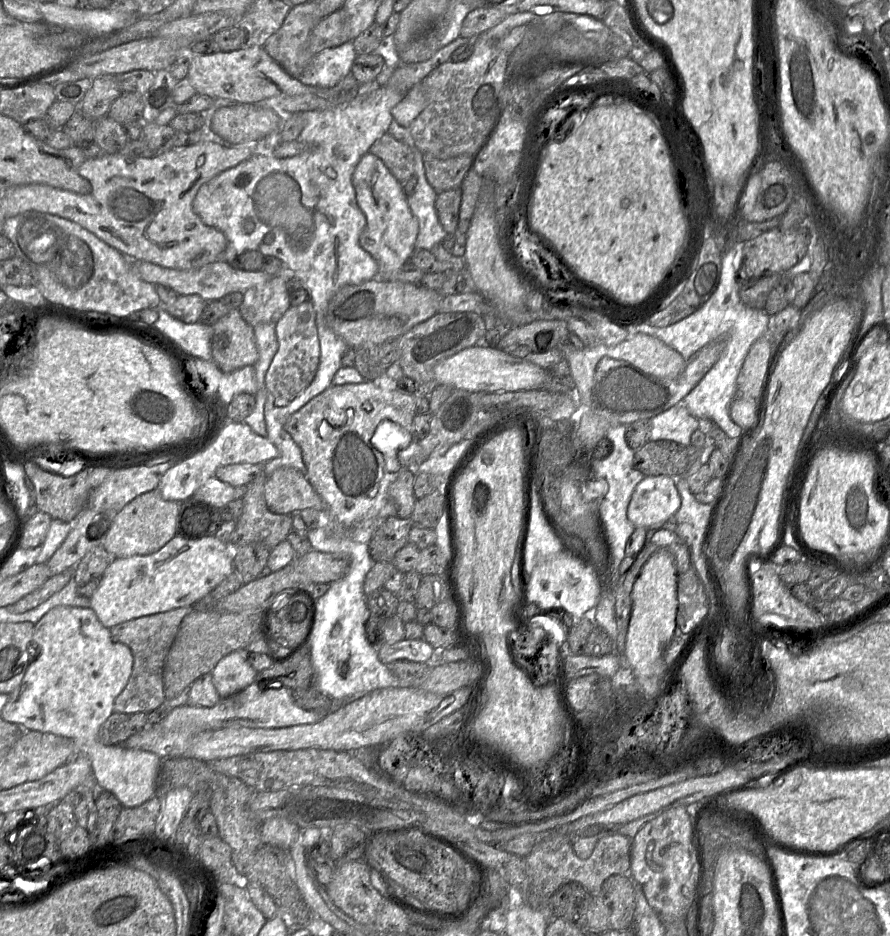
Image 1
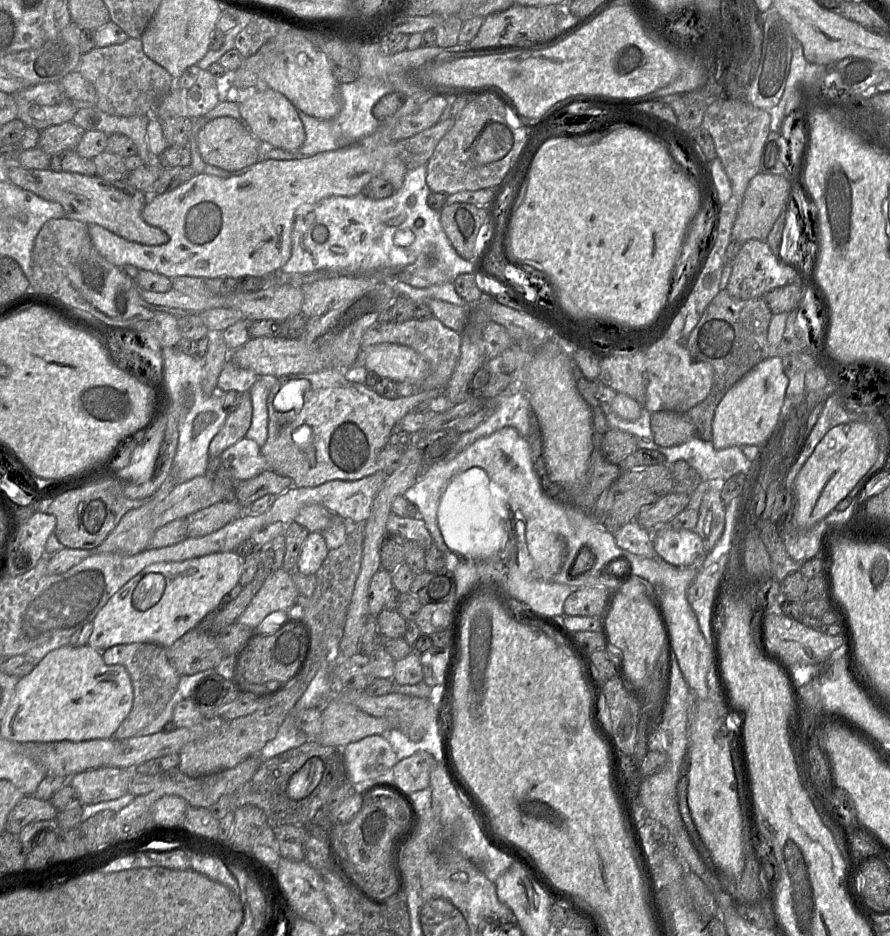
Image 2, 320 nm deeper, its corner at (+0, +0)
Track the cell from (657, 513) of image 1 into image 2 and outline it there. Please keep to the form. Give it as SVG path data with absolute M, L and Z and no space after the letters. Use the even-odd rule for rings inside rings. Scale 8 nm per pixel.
M660 527L651 535L657 557L678 567L691 565L703 551L703 542L694 530Z

